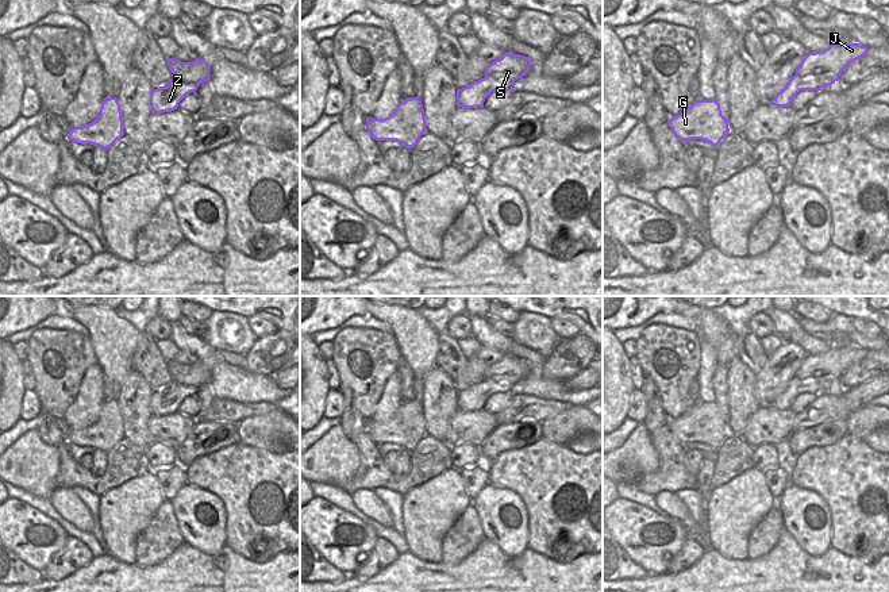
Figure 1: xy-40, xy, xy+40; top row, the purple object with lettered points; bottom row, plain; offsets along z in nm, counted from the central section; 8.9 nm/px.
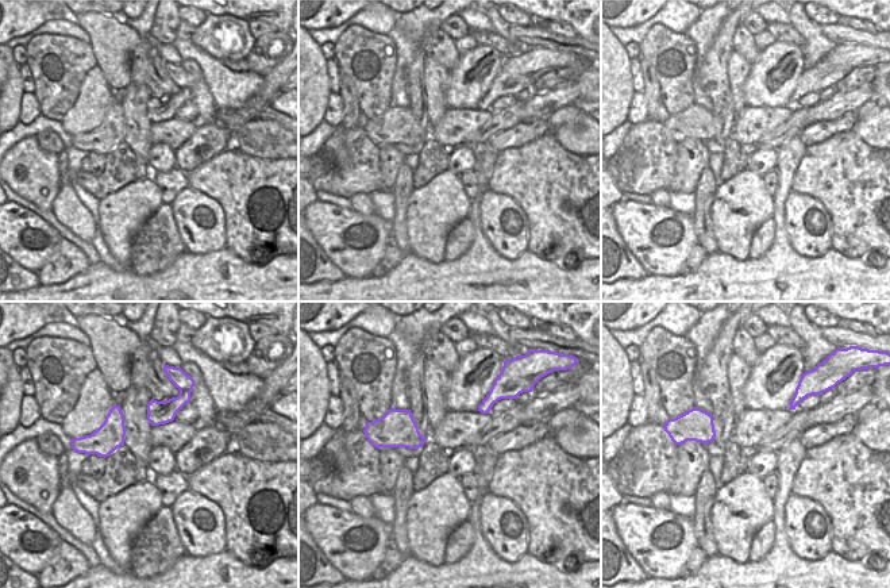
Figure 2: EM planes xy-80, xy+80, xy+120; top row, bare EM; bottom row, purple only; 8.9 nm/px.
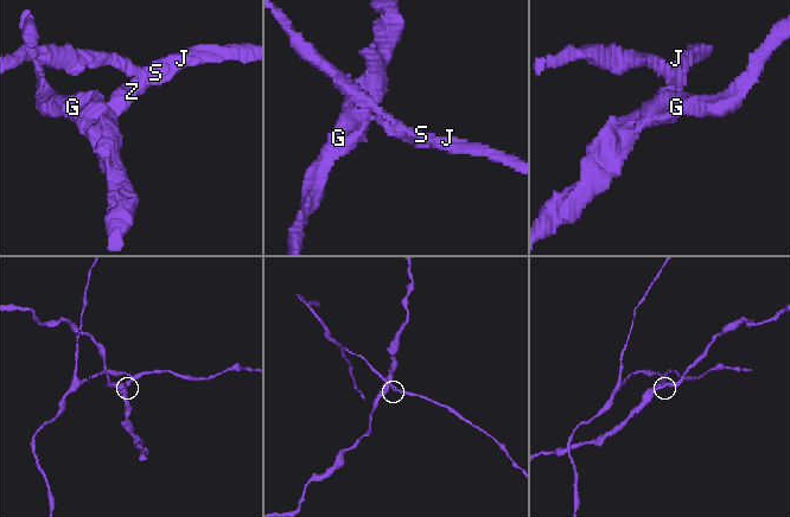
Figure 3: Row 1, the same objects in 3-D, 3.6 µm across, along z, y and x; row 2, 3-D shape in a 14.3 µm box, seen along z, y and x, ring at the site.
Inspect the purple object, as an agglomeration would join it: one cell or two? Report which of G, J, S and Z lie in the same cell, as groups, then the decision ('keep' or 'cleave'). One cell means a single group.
G Z / J S | cleave

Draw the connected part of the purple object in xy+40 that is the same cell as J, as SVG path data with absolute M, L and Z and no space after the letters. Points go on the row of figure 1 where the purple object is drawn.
M832 43L823 51L807 53L796 74L809 81L809 91L816 93L839 80L842 72L854 61L862 58L867 47L859 43Z

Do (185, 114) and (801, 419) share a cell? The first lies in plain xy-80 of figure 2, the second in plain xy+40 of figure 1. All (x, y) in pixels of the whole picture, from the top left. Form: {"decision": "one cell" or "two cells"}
{"decision": "two cells"}

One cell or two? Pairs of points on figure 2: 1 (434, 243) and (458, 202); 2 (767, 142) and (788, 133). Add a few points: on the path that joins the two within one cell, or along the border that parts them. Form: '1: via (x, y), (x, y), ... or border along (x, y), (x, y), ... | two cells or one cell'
1: via (434, 233), (434, 226), (447, 212) | one cell
2: via (773, 139), (782, 133) | one cell

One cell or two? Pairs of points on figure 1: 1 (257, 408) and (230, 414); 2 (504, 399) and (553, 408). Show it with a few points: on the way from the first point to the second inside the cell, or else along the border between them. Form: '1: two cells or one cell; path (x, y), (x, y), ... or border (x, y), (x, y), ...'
1: one cell; path (250, 410), (237, 411)
2: two cells; border (512, 393), (511, 402), (495, 415)

